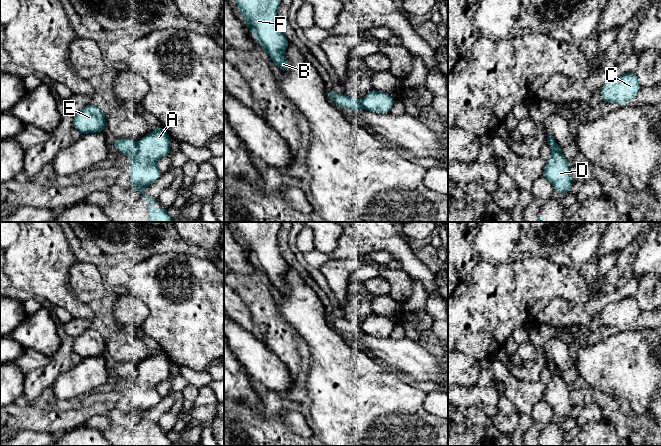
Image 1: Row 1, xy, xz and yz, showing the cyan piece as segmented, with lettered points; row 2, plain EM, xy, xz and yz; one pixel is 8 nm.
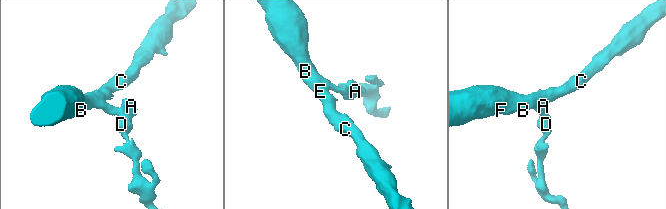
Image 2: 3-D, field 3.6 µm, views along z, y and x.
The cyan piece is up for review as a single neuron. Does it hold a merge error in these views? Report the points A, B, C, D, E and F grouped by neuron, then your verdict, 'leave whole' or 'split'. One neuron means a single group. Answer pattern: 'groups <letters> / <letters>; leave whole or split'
groups A D / B C E F; split

